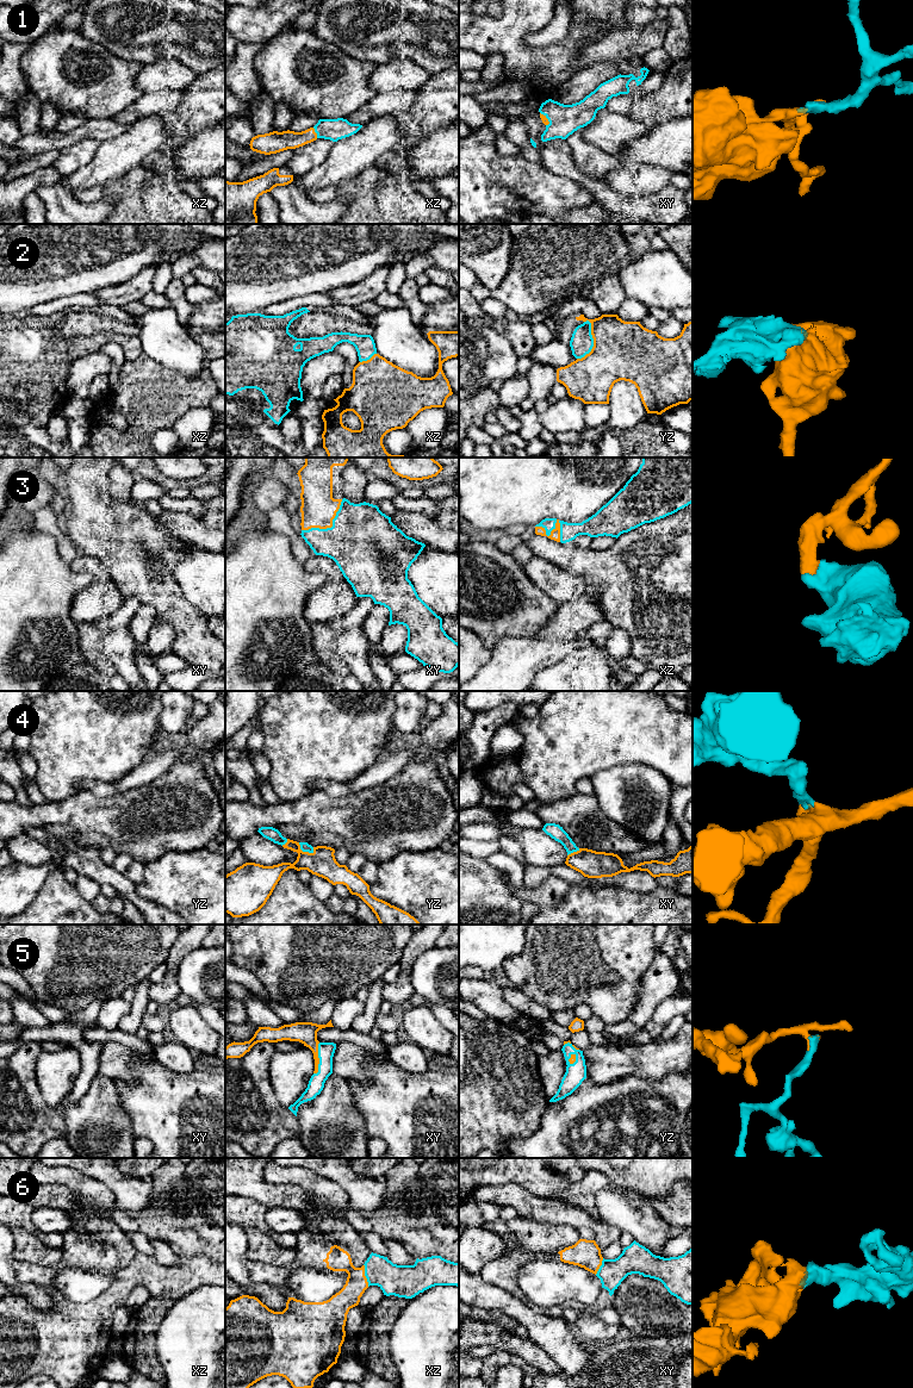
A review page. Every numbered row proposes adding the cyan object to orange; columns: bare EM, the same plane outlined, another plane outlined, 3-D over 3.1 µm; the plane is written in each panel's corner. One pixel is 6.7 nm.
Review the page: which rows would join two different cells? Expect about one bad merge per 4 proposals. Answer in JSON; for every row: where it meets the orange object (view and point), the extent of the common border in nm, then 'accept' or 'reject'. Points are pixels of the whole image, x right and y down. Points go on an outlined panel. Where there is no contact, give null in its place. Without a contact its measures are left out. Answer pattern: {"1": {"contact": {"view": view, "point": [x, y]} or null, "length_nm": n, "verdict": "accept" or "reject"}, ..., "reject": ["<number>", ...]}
{"1": {"contact": {"view": "xz", "point": [315, 132]}, "length_nm": 80, "verdict": "accept"}, "2": {"contact": {"view": "yz", "point": [594, 342]}, "length_nm": 280, "verdict": "reject"}, "3": {"contact": {"view": "xy", "point": [329, 527]}, "length_nm": 360, "verdict": "accept"}, "4": {"contact": {"view": "yz", "point": [304, 852]}, "length_nm": 130, "verdict": "accept"}, "5": {"contact": {"view": "xy", "point": [318, 1059]}, "length_nm": 220, "verdict": "accept"}, "6": {"contact": {"view": "xz", "point": [364, 1275]}, "length_nm": 160, "verdict": "accept"}, "reject": ["2"]}

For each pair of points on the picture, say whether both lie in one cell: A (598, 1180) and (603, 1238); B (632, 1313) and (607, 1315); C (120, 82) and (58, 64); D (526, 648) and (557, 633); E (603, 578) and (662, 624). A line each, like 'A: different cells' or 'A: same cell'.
A: different cells
B: different cells
C: same cell
D: same cell
E: same cell

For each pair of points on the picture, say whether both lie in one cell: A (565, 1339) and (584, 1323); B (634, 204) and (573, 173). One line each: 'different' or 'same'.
A: different
B: same

